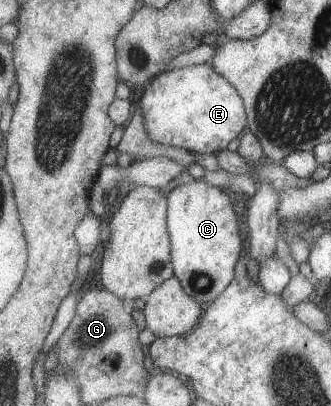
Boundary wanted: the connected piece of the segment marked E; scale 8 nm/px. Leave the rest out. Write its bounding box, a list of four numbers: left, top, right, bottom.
[138,62,248,155]

